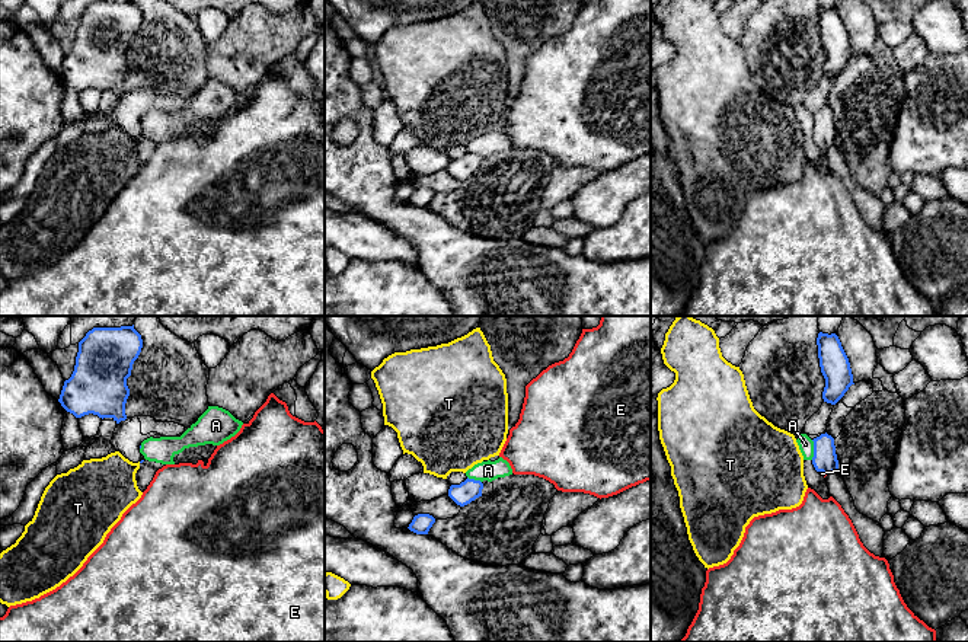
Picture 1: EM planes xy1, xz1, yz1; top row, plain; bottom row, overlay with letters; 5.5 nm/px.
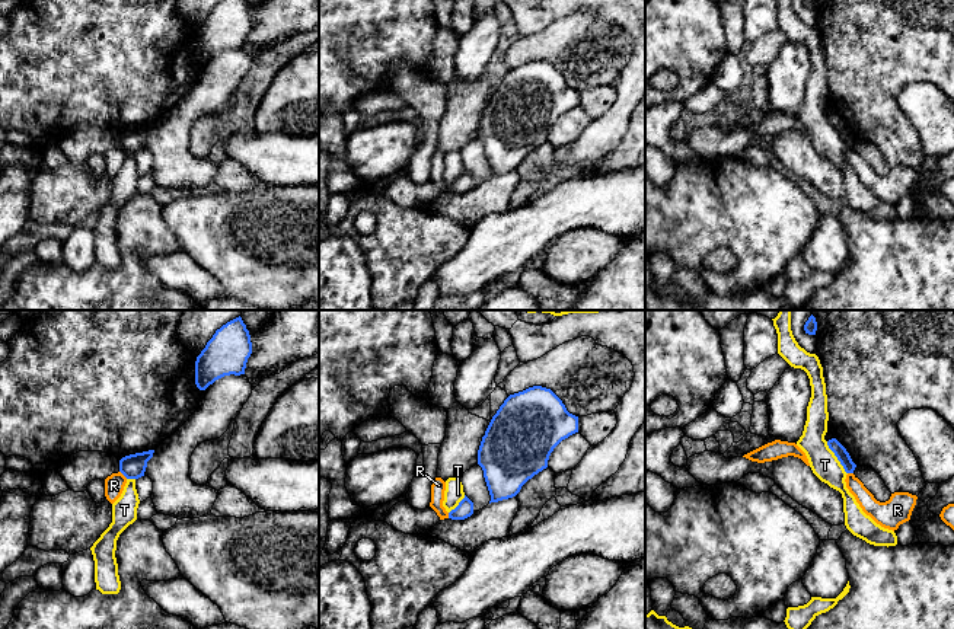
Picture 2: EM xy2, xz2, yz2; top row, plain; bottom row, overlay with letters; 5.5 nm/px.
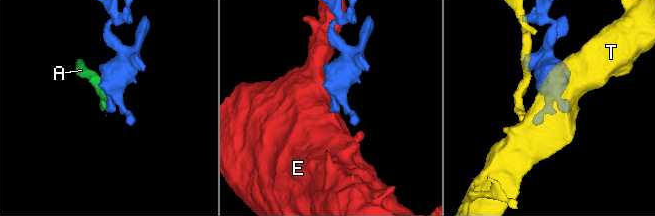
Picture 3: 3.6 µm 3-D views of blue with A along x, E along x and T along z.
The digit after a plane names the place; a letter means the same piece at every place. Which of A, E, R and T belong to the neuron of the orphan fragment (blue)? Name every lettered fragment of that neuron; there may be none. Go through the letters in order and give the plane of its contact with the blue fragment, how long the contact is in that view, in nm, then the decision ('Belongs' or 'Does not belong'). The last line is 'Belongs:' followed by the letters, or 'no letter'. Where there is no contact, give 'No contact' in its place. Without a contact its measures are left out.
A: Touches blue in yz1. Shared border 110 nm. Does not belong
E: Touches blue in yz1. Shared border 50 nm. Belongs
R: Touches blue in xy2. Shared border 60 nm. Does not belong
T: Touches blue in yz2. Shared border 220 nm. Does not belong
Belongs: E

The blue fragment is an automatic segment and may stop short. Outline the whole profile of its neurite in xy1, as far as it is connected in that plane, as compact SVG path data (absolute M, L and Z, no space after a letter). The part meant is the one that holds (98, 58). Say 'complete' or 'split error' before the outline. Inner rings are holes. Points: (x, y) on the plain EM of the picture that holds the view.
complete | M134 0L89 4L79 16L74 45L64 55L61 80L76 92L93 87L116 98L125 95L127 52L141 22L143 13Z

